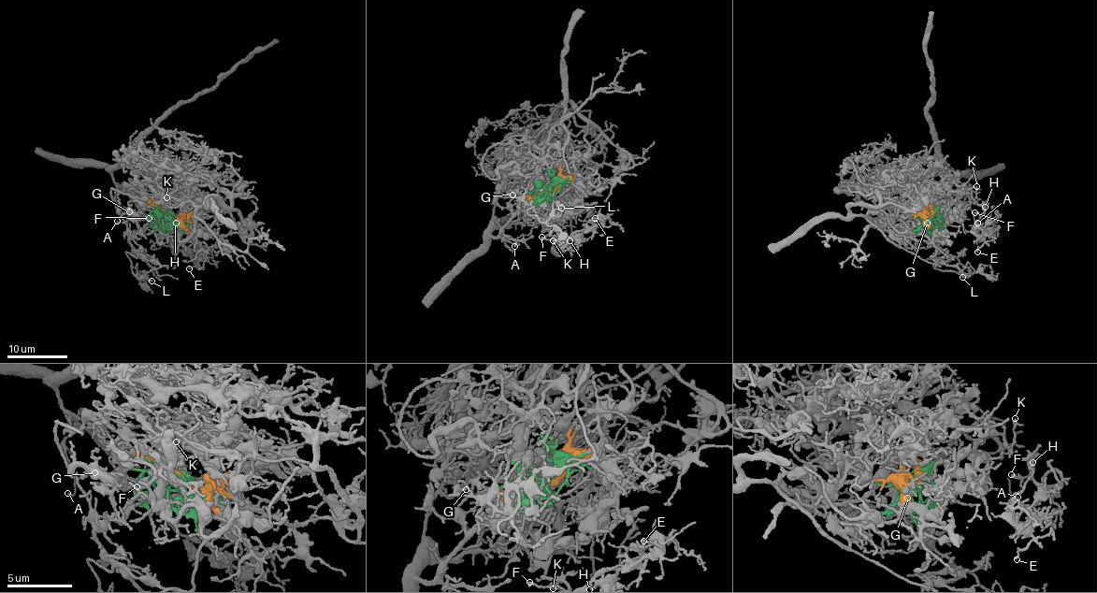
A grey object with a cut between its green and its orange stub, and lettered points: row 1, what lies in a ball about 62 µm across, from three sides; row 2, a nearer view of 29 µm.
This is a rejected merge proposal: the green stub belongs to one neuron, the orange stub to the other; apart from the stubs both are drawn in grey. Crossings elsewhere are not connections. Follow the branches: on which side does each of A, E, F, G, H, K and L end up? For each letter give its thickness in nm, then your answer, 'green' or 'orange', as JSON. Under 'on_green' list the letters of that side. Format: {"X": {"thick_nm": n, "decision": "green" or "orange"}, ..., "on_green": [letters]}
{"A": {"thick_nm": 150, "decision": "orange"}, "E": {"thick_nm": 140, "decision": "green"}, "F": {"thick_nm": 170, "decision": "green"}, "G": {"thick_nm": 360, "decision": "green"}, "H": {"thick_nm": 150, "decision": "green"}, "K": {"thick_nm": 180, "decision": "green"}, "L": {"thick_nm": 120, "decision": "green"}, "on_green": ["E", "F", "G", "H", "K", "L"]}

